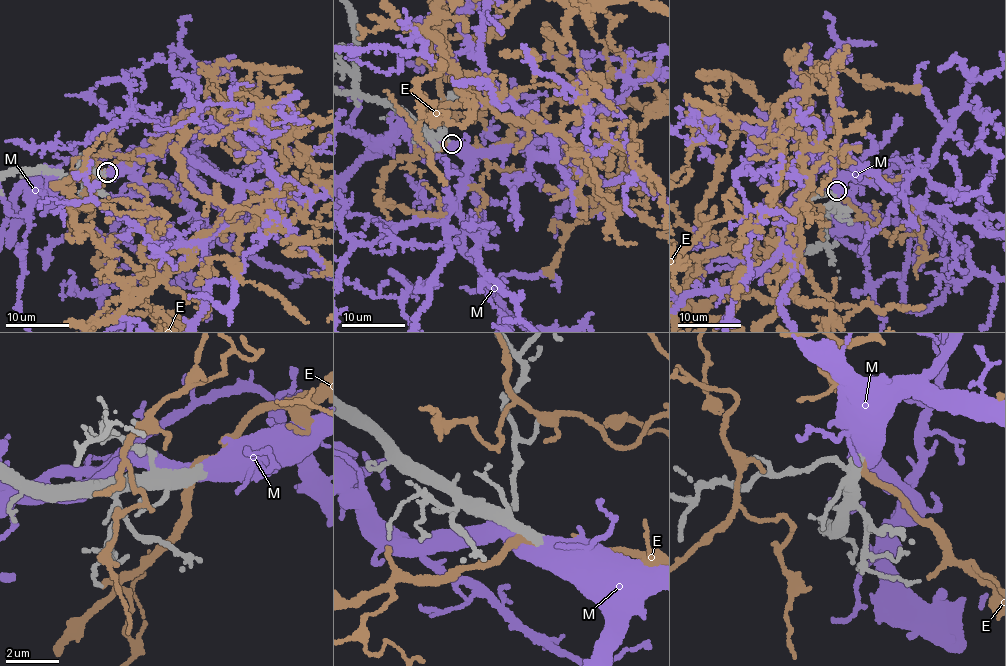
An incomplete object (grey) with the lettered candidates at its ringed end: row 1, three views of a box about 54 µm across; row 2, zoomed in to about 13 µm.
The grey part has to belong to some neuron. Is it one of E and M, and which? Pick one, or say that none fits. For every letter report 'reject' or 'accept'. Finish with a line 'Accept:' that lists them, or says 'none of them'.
E: reject
M: accept
Accept: M

